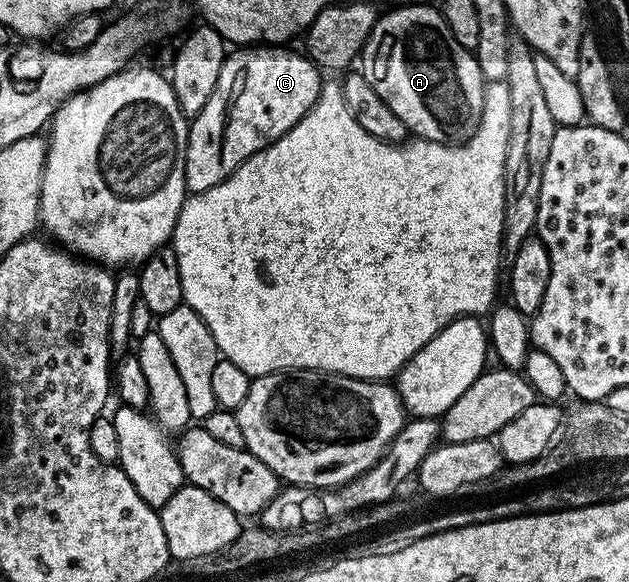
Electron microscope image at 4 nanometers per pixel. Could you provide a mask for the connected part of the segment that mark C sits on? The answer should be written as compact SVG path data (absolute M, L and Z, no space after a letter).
M238 48L235 54L233 51L227 57L220 68L216 88L212 96L208 96L208 104L204 104L199 114L193 115L188 126L184 176L190 194L208 192L208 188L220 184L233 170L240 168L244 160L284 136L284 132L294 127L316 104L324 81L319 67L305 53L293 54L286 49L290 48Z

